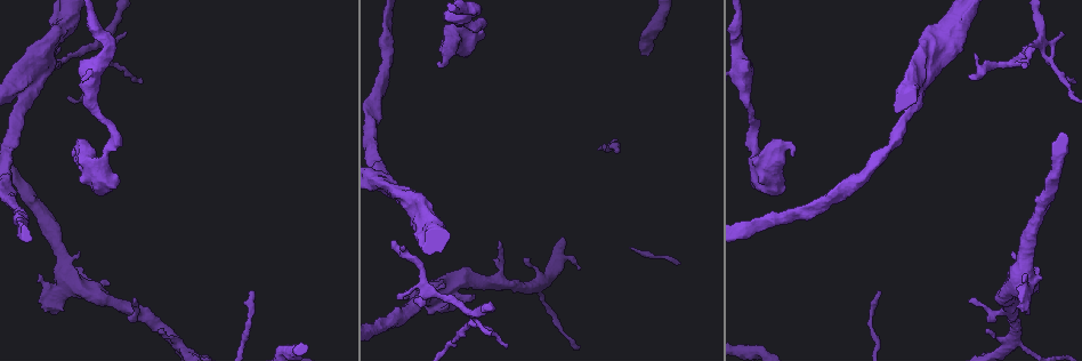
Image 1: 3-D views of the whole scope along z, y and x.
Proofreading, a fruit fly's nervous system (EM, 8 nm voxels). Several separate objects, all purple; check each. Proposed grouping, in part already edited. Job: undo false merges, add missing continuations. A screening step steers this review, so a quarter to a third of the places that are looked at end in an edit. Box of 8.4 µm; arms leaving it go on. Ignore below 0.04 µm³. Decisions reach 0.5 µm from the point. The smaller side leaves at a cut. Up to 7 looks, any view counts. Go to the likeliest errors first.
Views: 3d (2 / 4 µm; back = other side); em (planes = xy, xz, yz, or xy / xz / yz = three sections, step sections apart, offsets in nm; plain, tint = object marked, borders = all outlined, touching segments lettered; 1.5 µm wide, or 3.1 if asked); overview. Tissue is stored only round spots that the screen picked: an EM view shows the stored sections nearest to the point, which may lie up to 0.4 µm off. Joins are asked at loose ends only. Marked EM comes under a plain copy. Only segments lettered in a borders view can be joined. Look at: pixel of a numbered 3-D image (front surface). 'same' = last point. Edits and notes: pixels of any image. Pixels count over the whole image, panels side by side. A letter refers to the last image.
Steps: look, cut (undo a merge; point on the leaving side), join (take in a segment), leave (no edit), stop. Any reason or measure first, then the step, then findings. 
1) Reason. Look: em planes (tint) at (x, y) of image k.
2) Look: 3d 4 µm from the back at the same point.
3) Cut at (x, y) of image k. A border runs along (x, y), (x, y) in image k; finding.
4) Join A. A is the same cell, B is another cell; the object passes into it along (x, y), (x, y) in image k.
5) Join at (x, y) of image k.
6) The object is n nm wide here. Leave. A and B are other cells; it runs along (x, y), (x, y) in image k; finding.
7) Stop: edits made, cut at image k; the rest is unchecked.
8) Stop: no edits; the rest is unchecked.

A narrow waist. Look: em planes (borders) at (753, 162) of image 1.

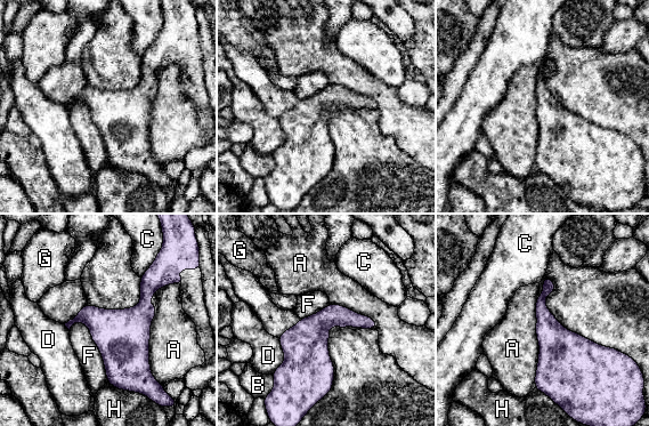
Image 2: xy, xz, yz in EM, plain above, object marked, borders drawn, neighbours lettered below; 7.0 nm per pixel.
Leave. A, B, C, D, F, G and H are other cells; a border runs along (73, 323), (88, 328), (106, 378) in image 2; continuous, no second cell.

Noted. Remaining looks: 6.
Free end. Look: 3d 2 µm at (970, 76) of image 1.

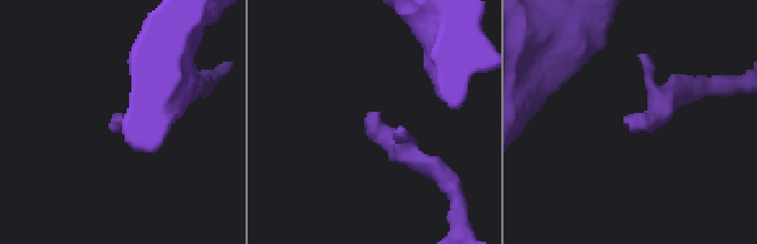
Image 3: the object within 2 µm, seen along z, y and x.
Now the EM. Look: em yz step 8 (tint) at (625, 122) of image 3.

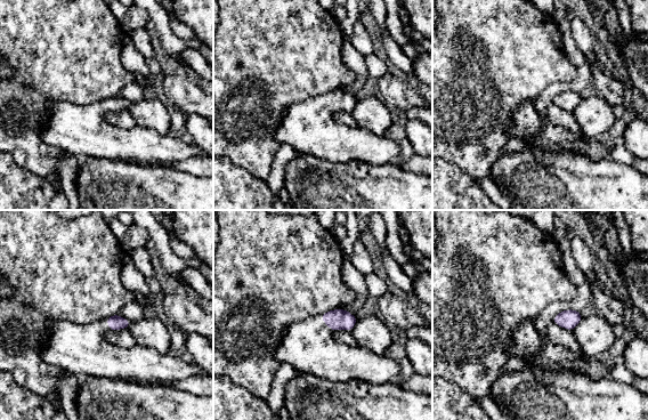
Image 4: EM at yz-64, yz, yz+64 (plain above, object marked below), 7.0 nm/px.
Cut it another way. Look: em planes (borders) at the same point.

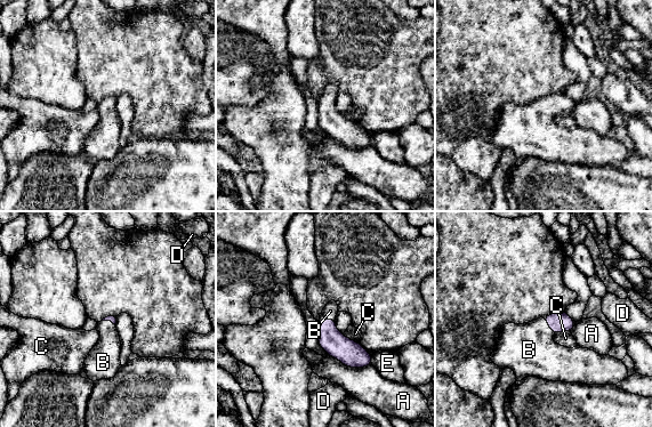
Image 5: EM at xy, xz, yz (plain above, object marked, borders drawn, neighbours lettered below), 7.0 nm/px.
Join B. B is the same cell, A, C, D and E are other cells; the object passes into it along (558, 322), (549, 324), (529, 349) in image 5; it goes on there.

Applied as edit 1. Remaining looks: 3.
Stop: edits made, join at image 5; the rest is unchecked.

